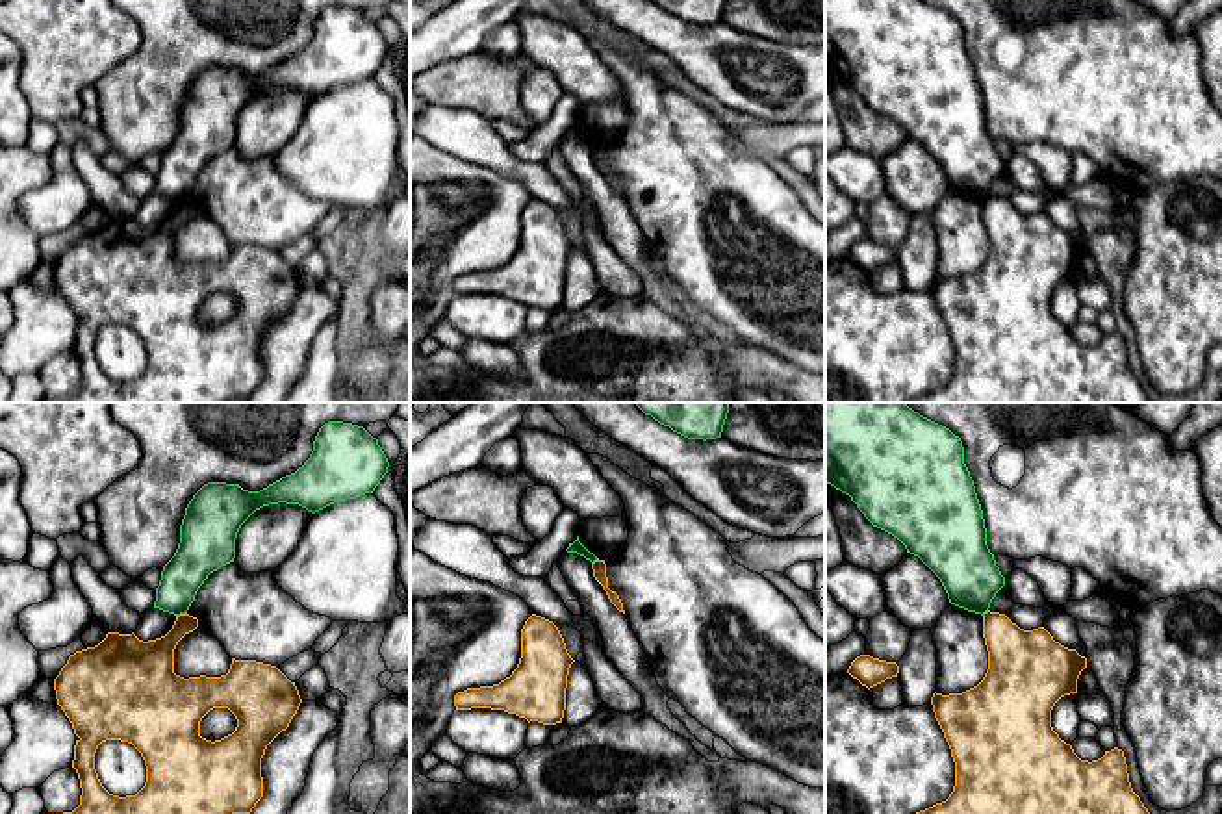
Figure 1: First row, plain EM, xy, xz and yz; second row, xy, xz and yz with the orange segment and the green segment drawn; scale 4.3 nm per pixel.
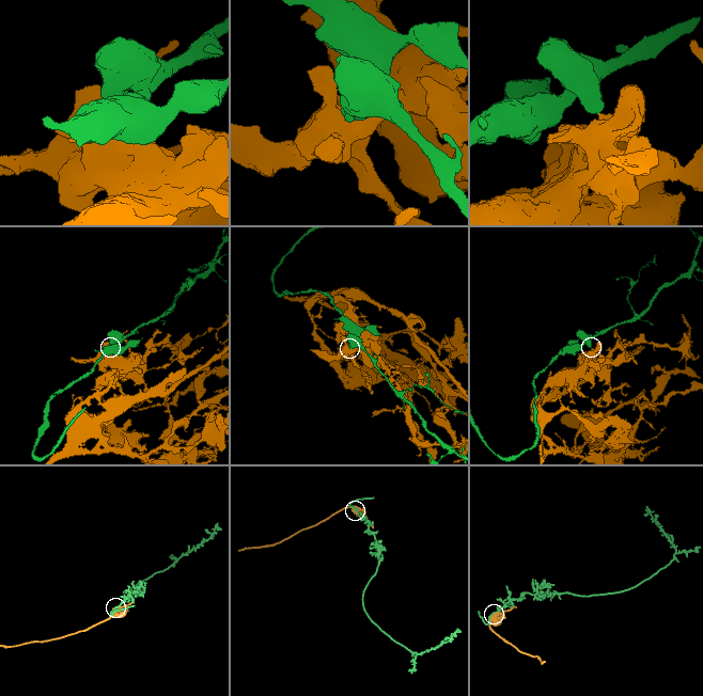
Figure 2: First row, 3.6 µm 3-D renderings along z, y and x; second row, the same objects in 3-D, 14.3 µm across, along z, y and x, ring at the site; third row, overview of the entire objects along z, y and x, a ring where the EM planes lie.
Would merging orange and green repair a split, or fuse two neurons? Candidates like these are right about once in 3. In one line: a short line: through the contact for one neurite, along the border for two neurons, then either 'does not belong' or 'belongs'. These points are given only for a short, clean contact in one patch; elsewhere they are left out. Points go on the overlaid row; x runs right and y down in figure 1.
line xy (186, 612), (177, 616); does not belong

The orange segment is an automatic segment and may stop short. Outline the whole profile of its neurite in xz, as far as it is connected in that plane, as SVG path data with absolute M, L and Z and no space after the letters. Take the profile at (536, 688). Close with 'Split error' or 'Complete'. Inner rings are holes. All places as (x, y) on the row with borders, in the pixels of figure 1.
M532 614L521 629L521 658L512 675L493 686L458 692L454 706L504 710L528 723L562 723L573 662L558 627Z. Complete

